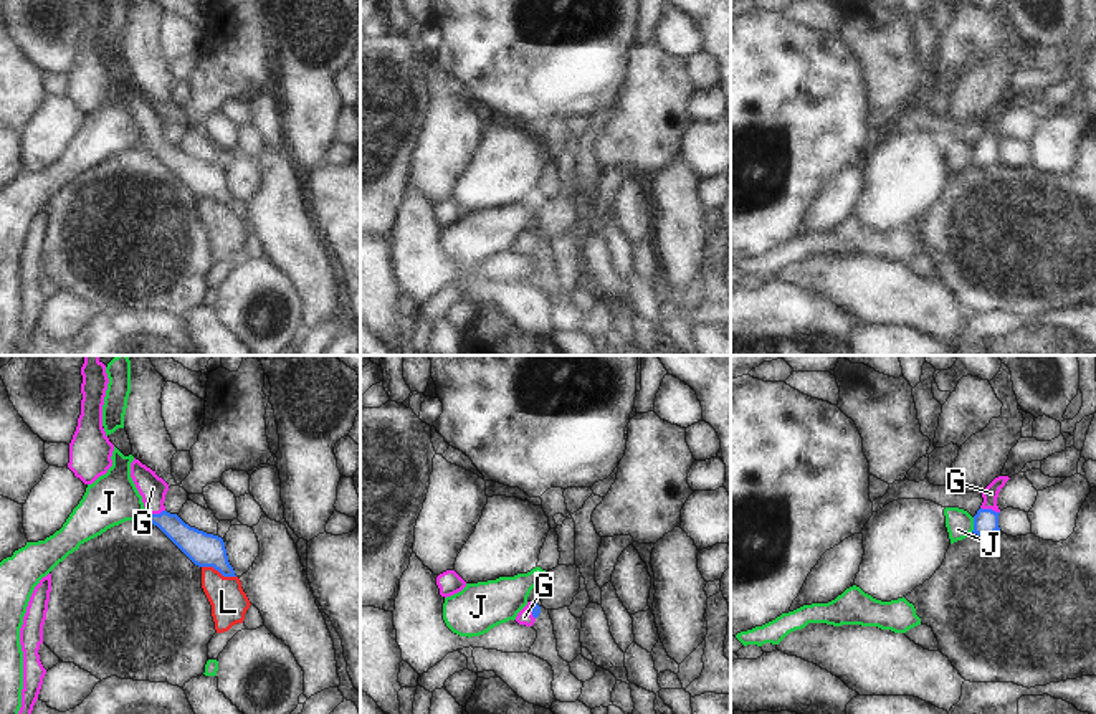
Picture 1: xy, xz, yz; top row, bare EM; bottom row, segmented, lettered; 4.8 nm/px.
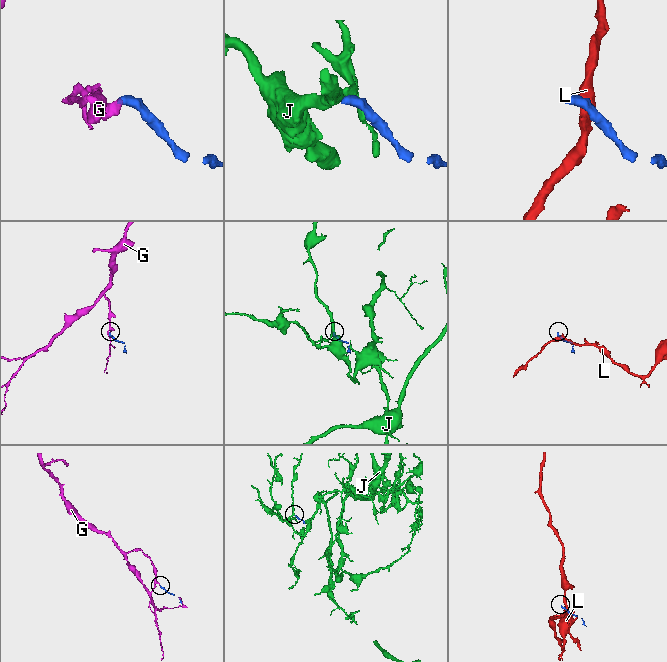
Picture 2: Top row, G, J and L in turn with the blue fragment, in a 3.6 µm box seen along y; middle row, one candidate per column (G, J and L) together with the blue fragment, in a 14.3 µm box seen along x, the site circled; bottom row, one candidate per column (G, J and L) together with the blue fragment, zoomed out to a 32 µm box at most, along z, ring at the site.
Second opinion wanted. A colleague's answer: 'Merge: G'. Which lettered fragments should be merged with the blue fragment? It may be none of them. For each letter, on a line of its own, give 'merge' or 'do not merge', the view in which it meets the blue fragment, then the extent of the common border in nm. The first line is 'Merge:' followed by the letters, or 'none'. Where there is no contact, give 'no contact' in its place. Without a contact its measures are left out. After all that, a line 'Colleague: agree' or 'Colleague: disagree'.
Merge: G
G: merge; contact in yz; length 100 nm
J: do not merge; contact in yz; length 70 nm
L: do not merge; contact in xy; length 180 nm
Colleague: agree

